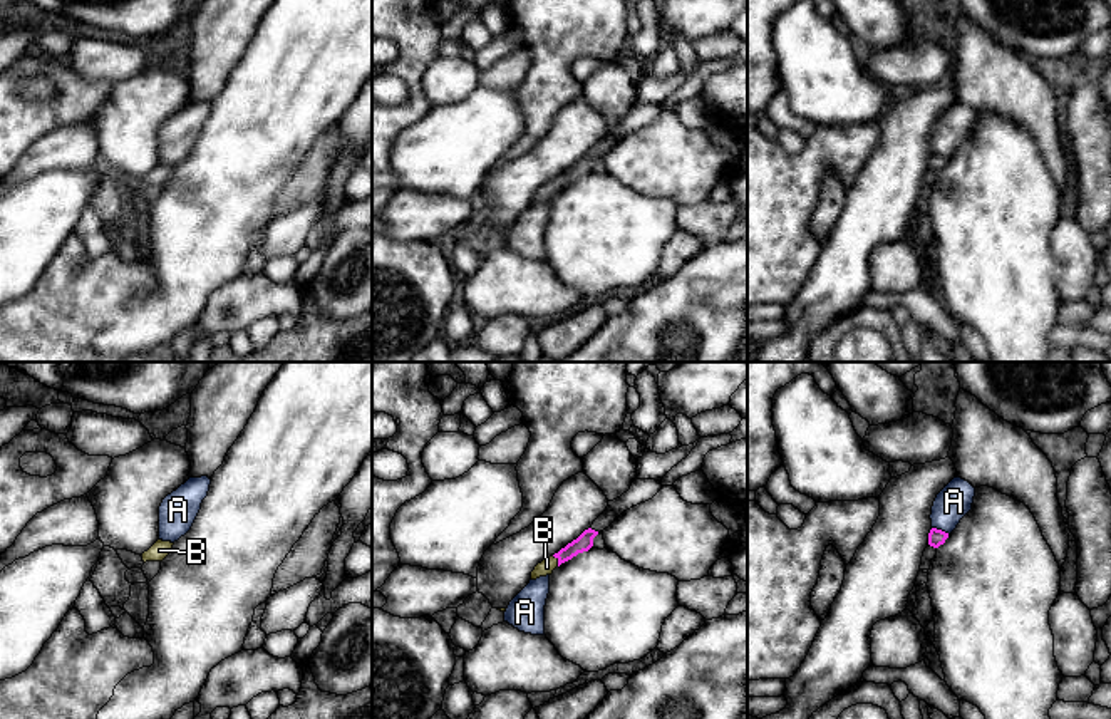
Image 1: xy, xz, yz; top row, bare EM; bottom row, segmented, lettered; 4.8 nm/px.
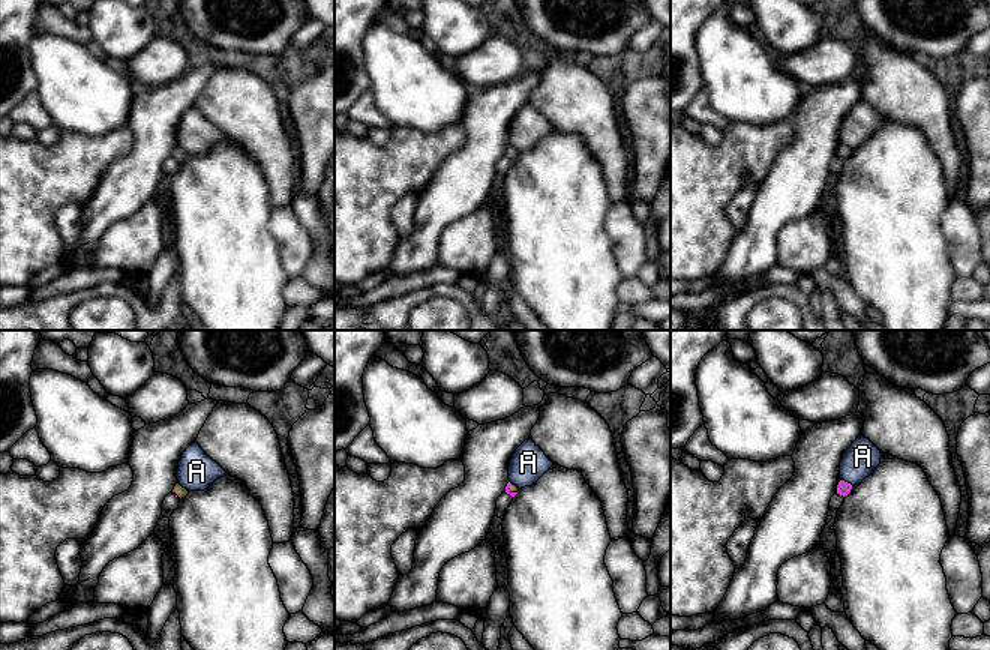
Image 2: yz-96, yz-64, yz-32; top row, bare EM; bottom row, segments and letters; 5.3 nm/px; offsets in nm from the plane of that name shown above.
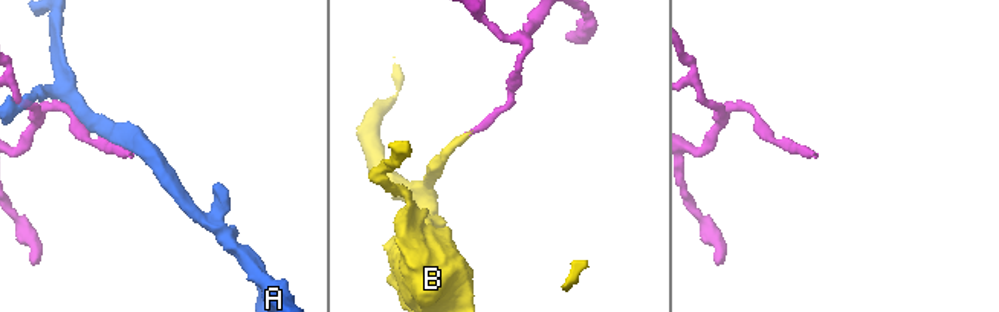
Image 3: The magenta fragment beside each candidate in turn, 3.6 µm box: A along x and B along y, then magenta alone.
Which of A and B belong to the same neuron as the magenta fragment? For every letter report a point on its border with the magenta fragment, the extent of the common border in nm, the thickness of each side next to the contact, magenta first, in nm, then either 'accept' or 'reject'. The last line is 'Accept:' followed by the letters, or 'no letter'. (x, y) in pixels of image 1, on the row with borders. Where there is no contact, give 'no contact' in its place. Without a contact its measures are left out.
A: yz (940, 530) | 90 nm | 80/170 nm | reject
B: xz (558, 560) | 70 nm | 80/70 nm | accept
Accept: B

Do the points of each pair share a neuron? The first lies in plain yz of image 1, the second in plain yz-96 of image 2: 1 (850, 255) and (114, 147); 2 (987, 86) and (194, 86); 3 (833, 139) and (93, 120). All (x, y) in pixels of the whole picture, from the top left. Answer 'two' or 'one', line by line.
1: two
2: two
3: two

